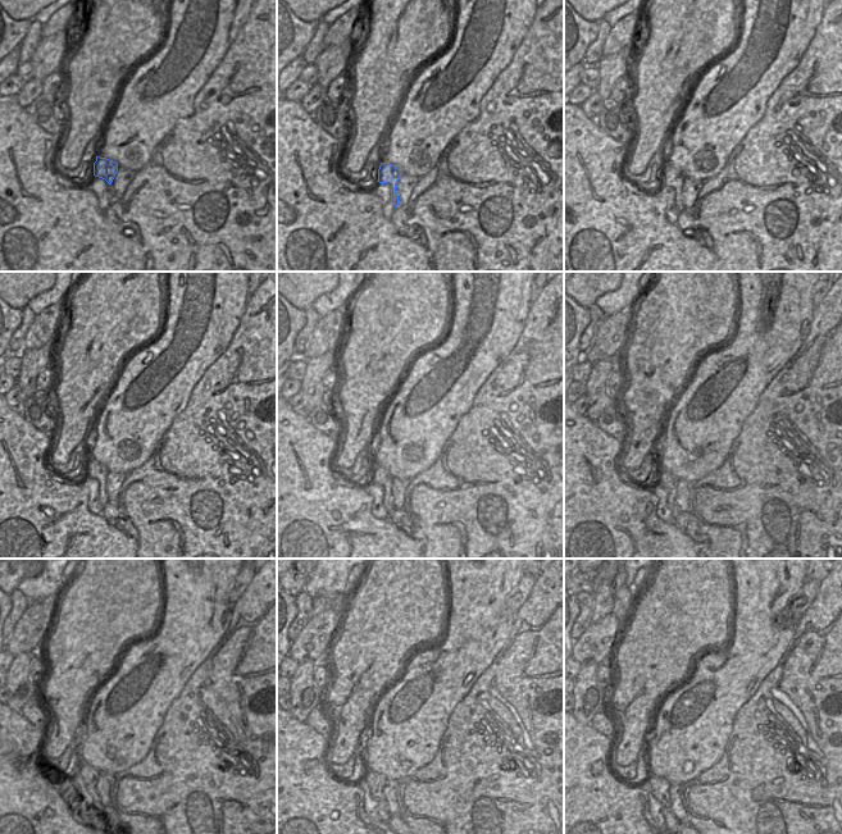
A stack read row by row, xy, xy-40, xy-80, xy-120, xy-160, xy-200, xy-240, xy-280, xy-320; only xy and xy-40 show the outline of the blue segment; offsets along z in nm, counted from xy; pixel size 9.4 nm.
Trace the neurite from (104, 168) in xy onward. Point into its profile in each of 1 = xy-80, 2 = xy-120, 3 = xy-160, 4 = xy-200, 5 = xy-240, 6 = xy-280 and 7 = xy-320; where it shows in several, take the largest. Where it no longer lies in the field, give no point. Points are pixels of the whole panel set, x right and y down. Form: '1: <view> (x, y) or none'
1: xy-80 (670, 177)
2: xy-120 (94, 469)
3: xy-160 (379, 475)
4: xy-200 (665, 479)
5: xy-240 (89, 778)
6: xy-280 (373, 782)
7: xy-320 (660, 788)

